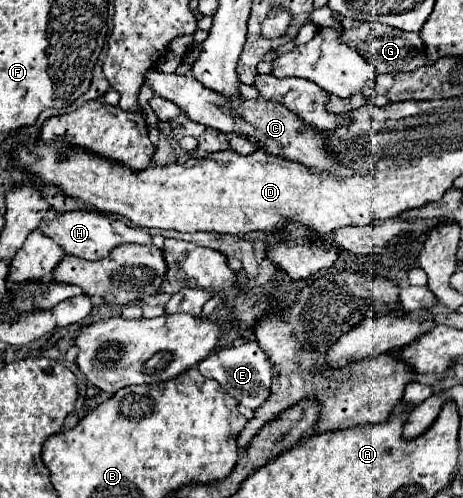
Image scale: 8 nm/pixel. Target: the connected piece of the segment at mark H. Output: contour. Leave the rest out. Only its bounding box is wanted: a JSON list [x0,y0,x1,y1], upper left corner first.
[41,210,151,260]

